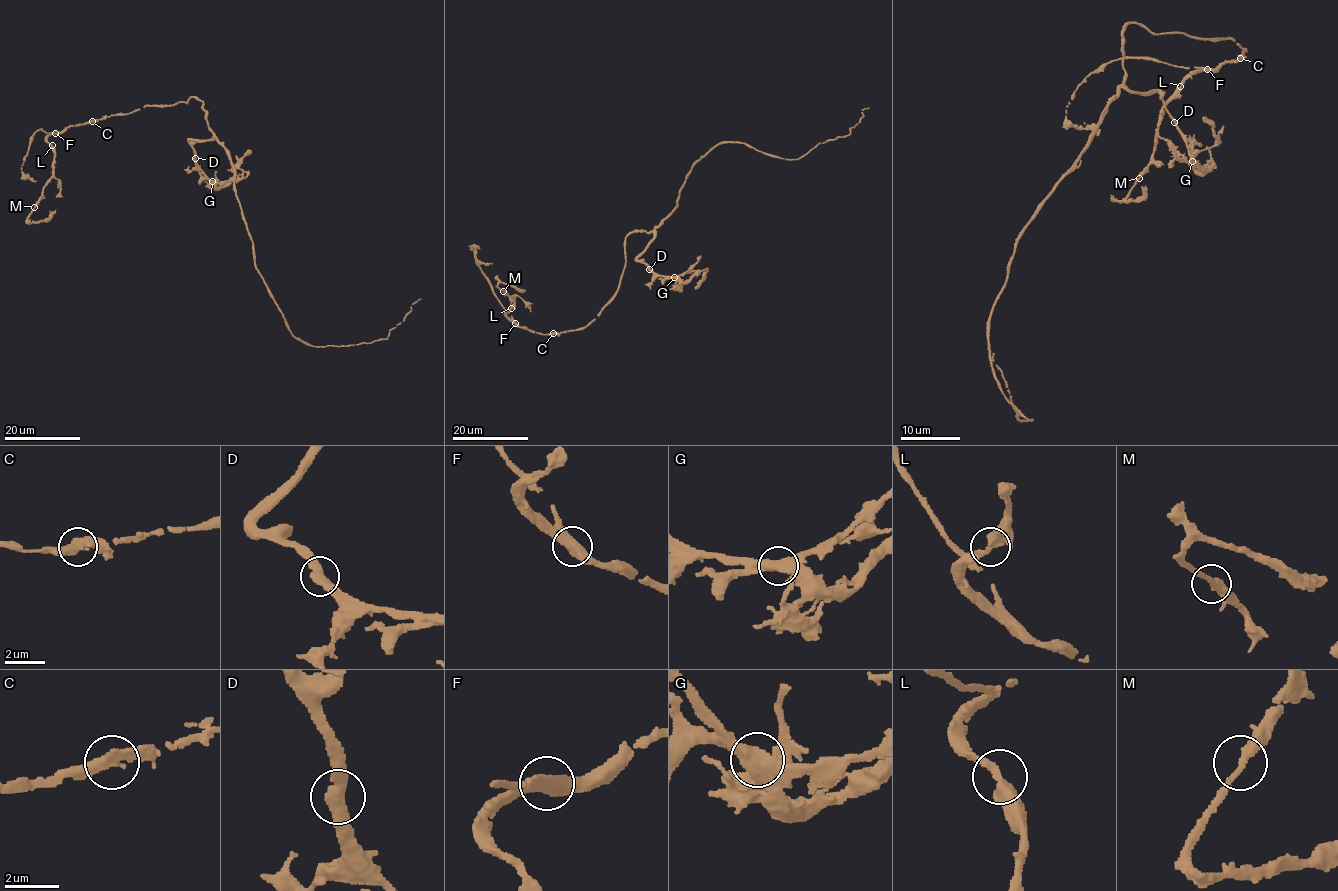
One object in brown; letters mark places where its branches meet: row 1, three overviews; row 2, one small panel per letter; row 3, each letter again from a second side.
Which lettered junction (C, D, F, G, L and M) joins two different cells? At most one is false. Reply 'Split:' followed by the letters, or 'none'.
Split: G

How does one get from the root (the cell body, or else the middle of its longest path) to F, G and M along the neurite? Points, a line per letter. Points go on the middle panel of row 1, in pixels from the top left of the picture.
F: (657, 226), (649, 232), (635, 230), (626, 238), (625, 267), (619, 288), (586, 325), (542, 334), (515, 323)
G: (657, 226), (654, 238), (637, 259), (657, 274), (674, 277)
M: (657, 226), (626, 238), (619, 288), (583, 327), (542, 334), (516, 326), (506, 314), (516, 296), (502, 291)

